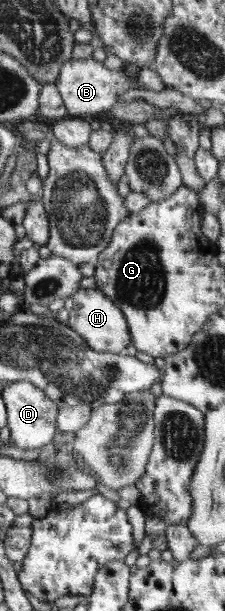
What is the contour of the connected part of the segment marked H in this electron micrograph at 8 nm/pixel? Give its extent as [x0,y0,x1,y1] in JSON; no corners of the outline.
[67,288,132,354]

